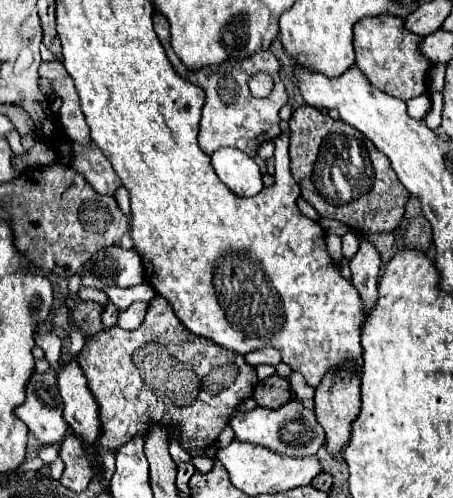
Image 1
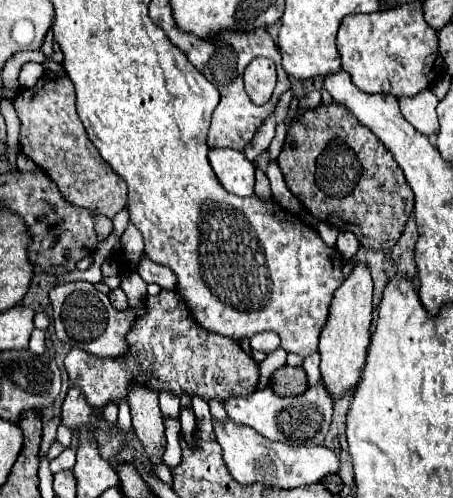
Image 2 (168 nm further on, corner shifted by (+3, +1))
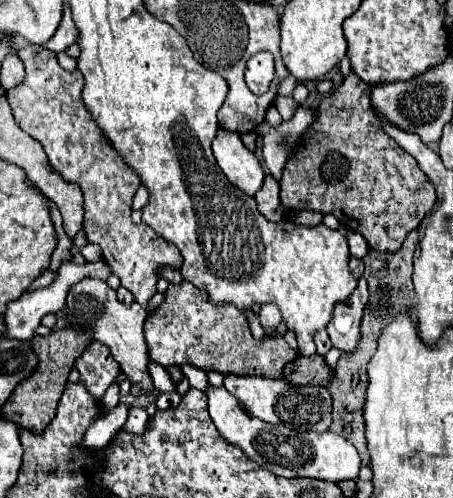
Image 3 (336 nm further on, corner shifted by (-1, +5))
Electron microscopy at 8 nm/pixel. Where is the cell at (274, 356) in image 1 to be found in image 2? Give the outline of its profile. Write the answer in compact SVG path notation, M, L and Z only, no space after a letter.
M270 330L268 332L260 332L260 334L254 334L250 338L250 346L254 350L270 354L270 352L274 352L280 346L280 338L276 336L276 332L270 332Z

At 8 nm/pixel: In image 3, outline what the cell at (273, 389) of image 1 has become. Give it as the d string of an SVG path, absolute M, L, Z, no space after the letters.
M298 356L288 366L284 366L282 380L290 384L312 384L312 386L328 386L334 378L334 372L326 366L324 356Z

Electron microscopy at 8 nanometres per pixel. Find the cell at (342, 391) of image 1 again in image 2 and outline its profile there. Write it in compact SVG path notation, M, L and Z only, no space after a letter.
M356 264L352 274L334 292L328 320L320 332L320 350L322 350L320 372L334 400L340 396L346 396L352 388L356 388L362 376L362 368L366 364L366 354L368 354L368 344L370 344L372 310L374 310L372 278L368 276L368 268L362 268L360 264Z

